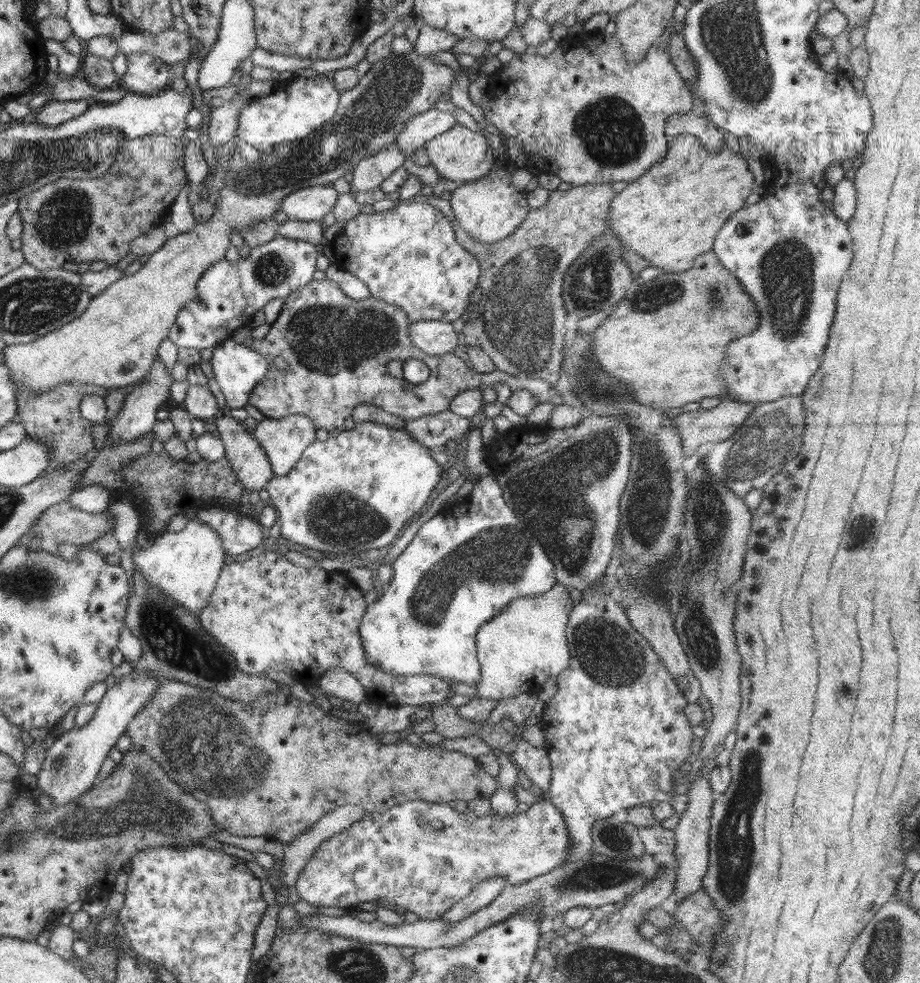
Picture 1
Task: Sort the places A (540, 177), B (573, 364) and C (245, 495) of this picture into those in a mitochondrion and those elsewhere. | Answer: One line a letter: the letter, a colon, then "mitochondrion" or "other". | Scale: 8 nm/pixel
A: other
B: mitochondrion
C: other

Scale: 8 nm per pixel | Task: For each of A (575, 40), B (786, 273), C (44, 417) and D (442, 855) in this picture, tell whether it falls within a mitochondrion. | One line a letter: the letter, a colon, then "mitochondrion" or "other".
A: other
B: mitochondrion
C: other
D: other

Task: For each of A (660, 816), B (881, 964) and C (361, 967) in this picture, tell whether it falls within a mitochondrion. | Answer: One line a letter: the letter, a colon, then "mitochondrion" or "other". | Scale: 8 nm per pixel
A: other
B: mitochondrion
C: mitochondrion

